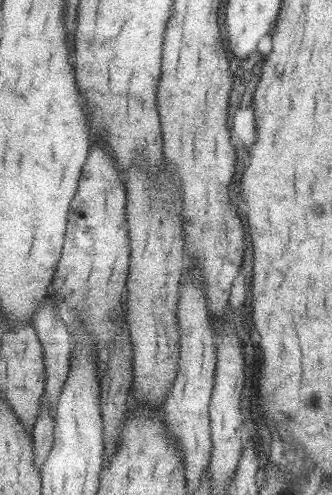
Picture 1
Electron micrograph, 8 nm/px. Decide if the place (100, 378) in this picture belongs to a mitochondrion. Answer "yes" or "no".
no

